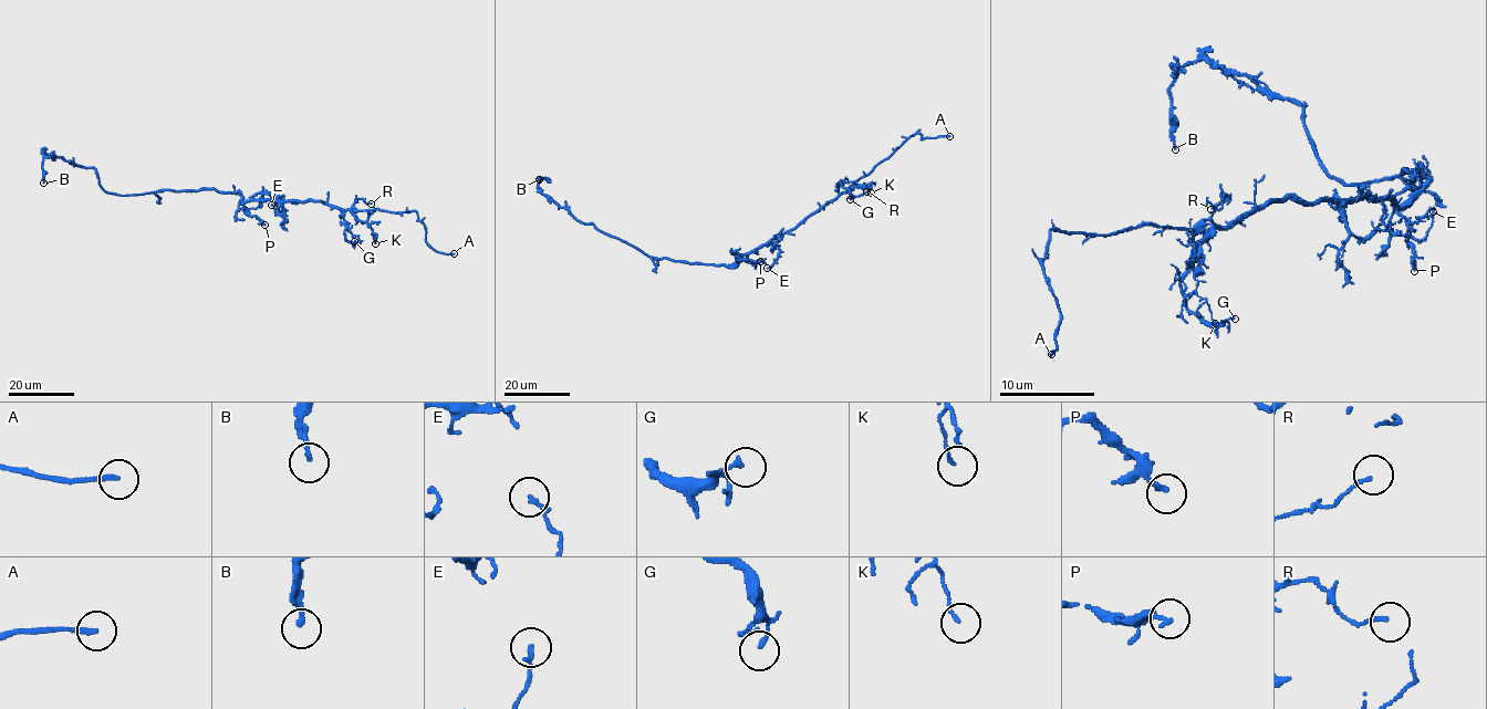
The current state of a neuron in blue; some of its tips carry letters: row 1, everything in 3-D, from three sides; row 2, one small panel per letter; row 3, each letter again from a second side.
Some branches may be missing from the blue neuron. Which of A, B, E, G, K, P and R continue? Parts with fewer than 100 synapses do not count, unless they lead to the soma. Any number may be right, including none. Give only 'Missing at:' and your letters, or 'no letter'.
Missing at: A

